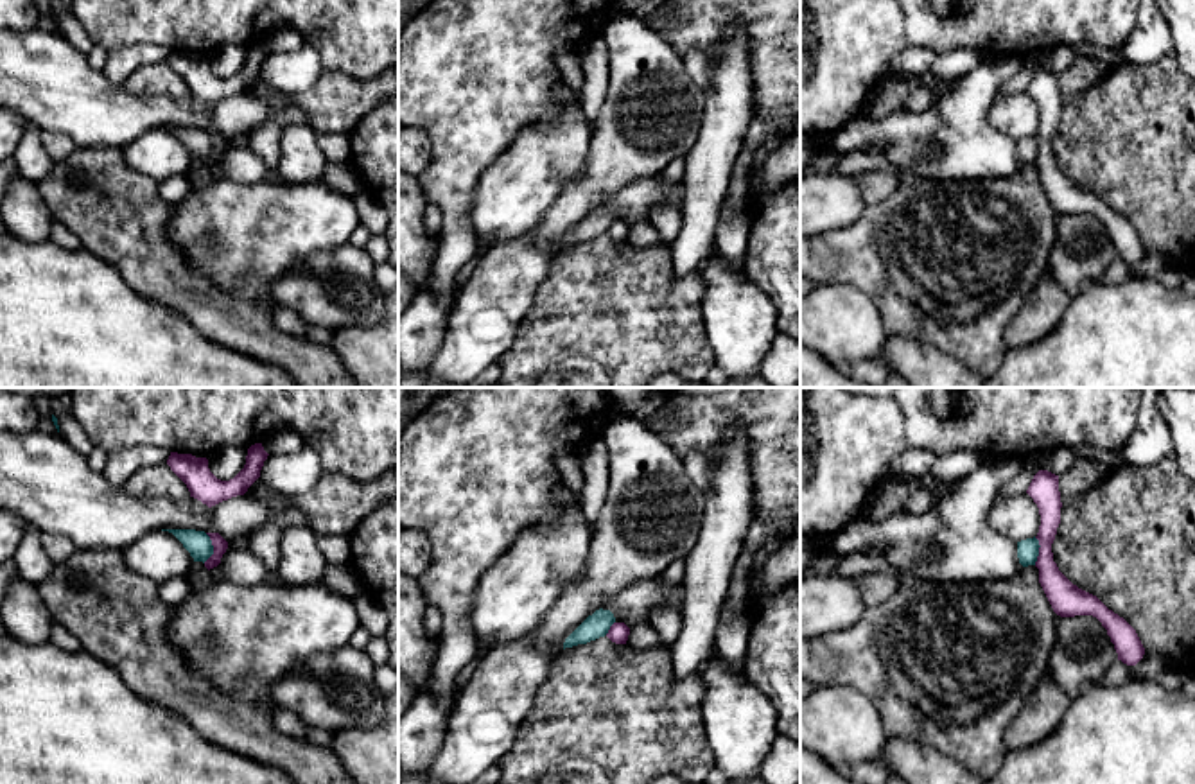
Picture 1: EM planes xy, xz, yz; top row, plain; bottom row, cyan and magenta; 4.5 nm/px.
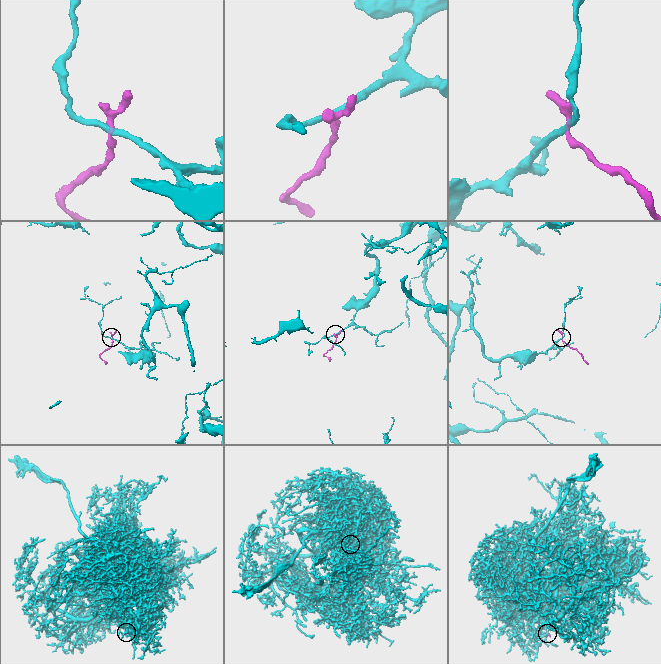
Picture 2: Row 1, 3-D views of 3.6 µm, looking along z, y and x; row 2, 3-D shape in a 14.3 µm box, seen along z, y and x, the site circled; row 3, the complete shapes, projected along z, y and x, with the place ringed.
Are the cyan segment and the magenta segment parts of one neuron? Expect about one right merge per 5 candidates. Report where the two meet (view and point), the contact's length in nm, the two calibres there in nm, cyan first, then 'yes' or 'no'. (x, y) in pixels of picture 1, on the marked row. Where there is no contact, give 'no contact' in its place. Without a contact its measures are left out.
xy (212, 548) | 140 nm | 110/70 nm | no

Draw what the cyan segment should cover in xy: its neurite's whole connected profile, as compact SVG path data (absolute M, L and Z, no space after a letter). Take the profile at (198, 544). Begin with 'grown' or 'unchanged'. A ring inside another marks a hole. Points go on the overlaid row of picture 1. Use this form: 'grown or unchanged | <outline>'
unchanged | M161 529L172 533L190 553L194 562L206 562L214 554L214 545L205 531L196 529Z

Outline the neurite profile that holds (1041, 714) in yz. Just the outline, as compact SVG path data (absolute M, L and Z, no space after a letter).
M1046 675L1003 736L1007 750L1019 750L1050 737L1060 725L1071 698Z

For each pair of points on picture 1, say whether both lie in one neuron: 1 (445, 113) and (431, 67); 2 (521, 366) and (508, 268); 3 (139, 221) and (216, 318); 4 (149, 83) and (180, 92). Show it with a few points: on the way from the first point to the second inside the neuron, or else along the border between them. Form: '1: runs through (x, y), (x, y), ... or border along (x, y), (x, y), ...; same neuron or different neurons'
1: runs through (445, 103), (445, 81), (442, 78); same neuron
2: border along (535, 293), (514, 343), (497, 359); different neurons
3: runs through (142, 244), (192, 295); same neuron
4: runs through (157, 83), (169, 83), (173, 87); same neuron

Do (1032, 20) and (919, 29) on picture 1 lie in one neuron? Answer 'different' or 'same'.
same

